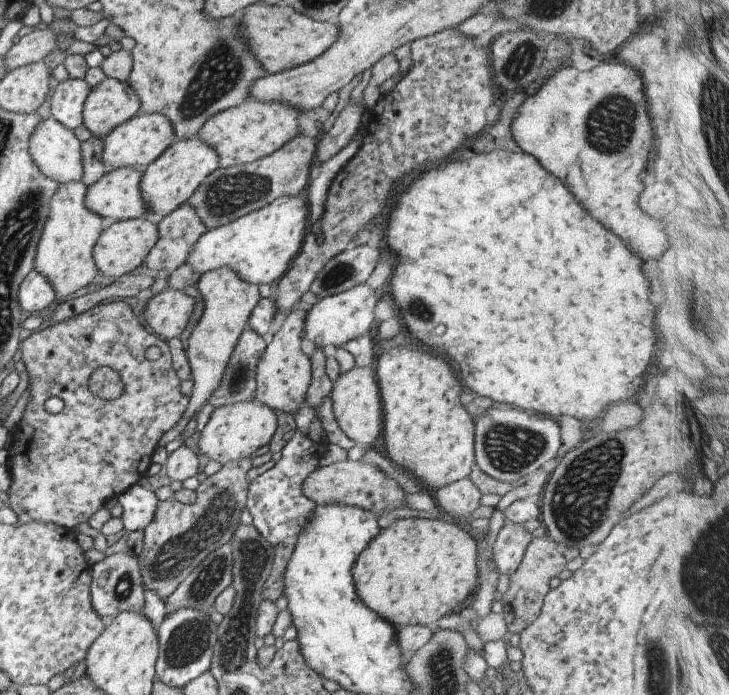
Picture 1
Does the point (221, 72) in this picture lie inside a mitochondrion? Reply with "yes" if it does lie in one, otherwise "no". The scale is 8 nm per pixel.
yes

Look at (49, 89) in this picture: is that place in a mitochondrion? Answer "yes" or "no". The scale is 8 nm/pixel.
no

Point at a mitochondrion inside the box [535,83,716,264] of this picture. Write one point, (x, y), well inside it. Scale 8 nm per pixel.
(617, 114)

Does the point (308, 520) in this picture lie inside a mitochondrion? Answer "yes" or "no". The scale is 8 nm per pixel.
no

